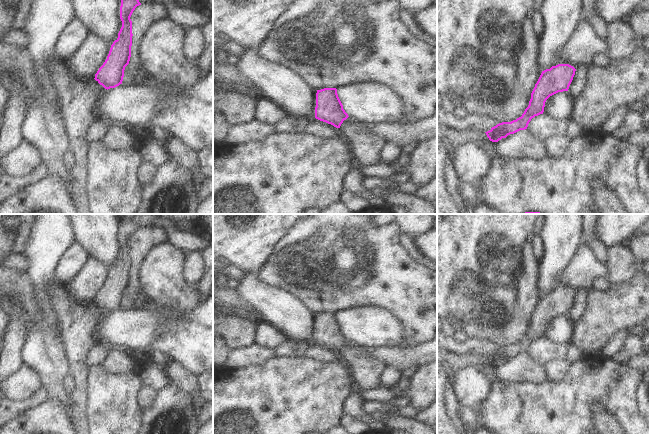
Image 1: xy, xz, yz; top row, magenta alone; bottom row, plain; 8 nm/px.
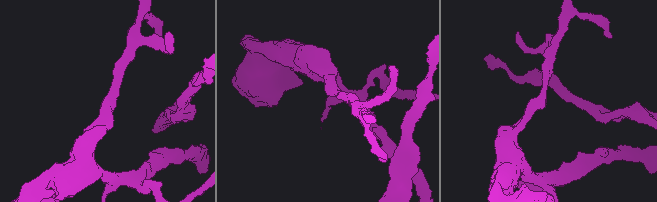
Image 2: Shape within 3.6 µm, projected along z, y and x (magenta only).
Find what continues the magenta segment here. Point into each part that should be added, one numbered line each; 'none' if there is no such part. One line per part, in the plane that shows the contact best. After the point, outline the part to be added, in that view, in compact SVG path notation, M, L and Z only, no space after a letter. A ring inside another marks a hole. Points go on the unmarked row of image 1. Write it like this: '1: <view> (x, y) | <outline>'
none

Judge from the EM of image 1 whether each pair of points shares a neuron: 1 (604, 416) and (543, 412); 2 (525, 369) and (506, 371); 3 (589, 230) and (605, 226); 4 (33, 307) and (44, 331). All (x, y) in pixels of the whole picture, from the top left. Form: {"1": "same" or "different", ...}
{"1": "different", "2": "same", "3": "different", "4": "different"}

